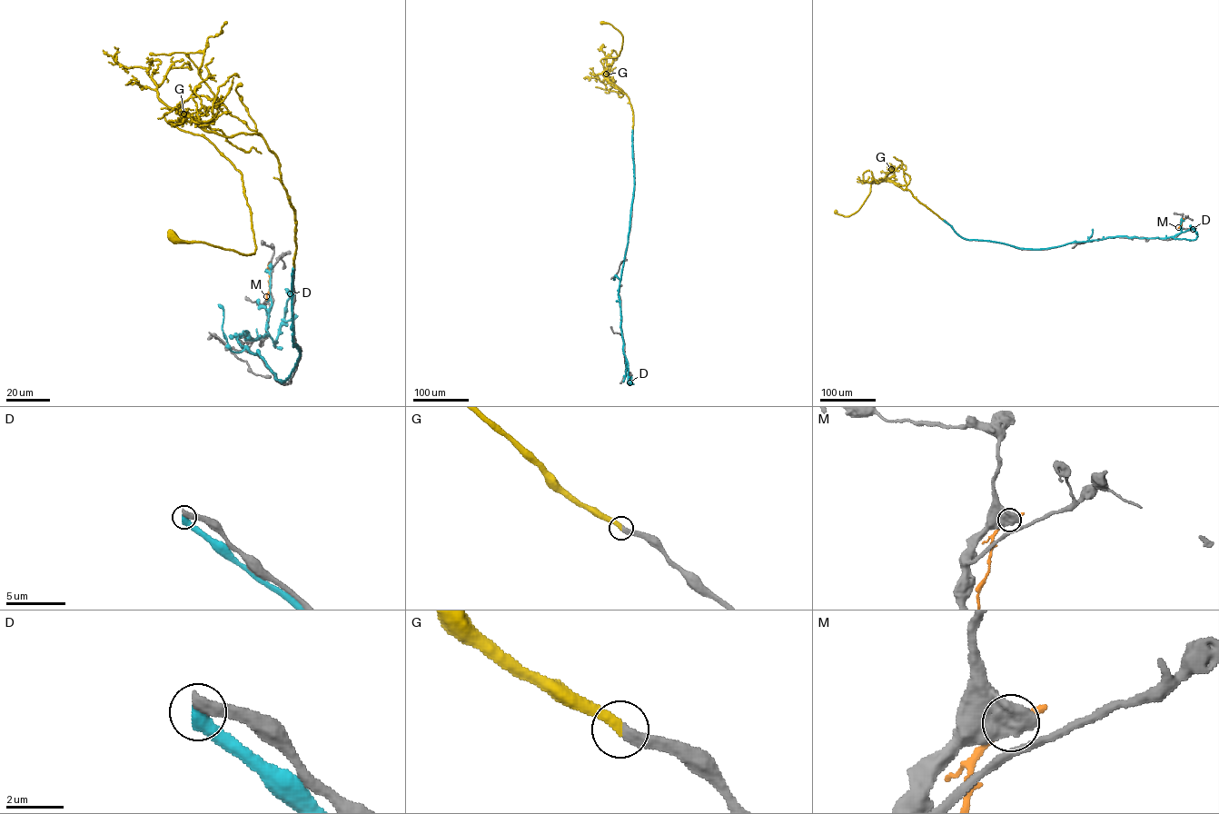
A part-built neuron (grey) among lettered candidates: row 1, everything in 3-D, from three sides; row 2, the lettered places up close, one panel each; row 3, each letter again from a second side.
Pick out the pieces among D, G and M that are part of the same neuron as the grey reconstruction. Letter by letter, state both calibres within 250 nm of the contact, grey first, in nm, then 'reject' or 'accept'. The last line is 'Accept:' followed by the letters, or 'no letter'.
D: 440 nm thick on the grey side, 550 nm on the other; reject
G: 400 nm thick on the grey side, 360 nm on the other; accept
M: 800 nm thick on the grey side, 220 nm on the other; reject
Accept: G

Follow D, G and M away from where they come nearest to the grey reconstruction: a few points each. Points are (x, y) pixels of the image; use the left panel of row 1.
D: (293, 268), (300, 355), (282, 382), (237, 336), (268, 335), (274, 346), (284, 289)
G: (294, 267), (295, 213), (259, 134), (168, 123), (241, 173), (254, 253), (168, 232)
M: (269, 263), (270, 291), (266, 300)

